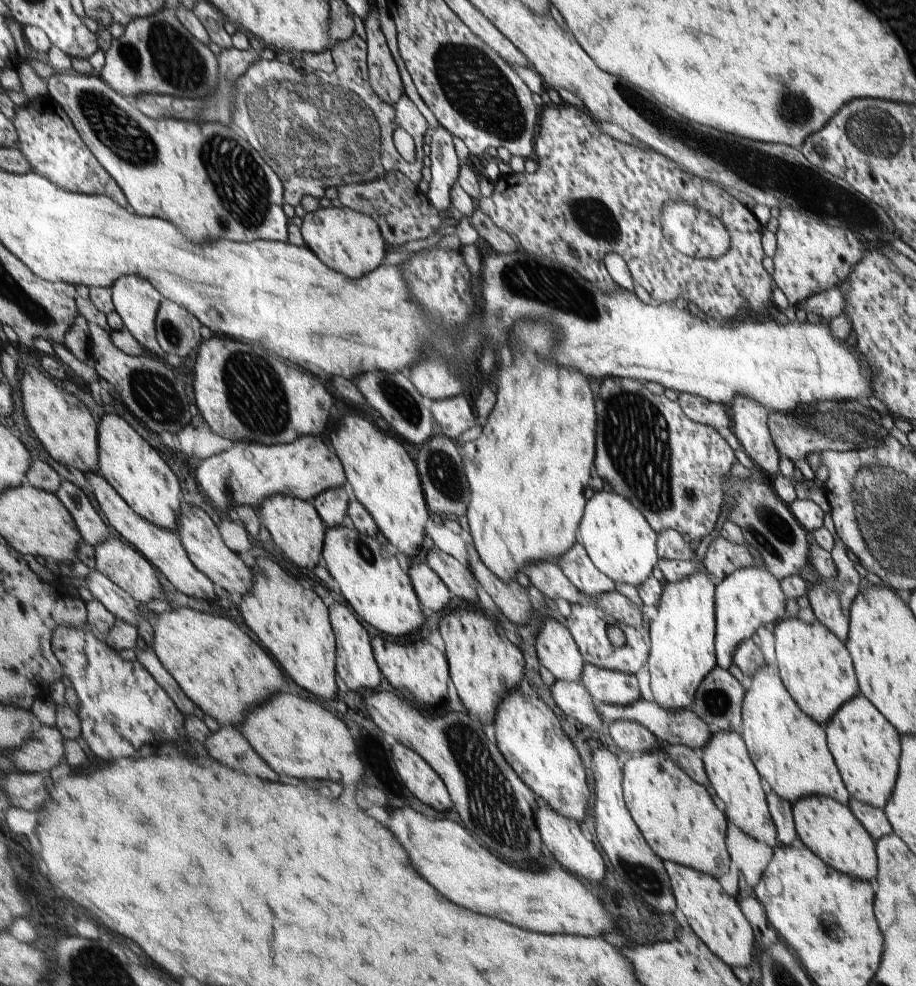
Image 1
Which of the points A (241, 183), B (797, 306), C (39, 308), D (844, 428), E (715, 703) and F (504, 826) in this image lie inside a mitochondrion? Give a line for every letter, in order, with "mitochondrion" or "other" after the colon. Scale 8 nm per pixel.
A: mitochondrion
B: other
C: mitochondrion
D: mitochondrion
E: mitochondrion
F: mitochondrion

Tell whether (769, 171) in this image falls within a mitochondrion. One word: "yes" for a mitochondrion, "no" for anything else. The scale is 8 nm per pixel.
yes

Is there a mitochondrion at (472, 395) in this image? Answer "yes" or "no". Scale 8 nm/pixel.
no

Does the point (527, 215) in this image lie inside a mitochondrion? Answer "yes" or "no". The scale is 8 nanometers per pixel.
no

